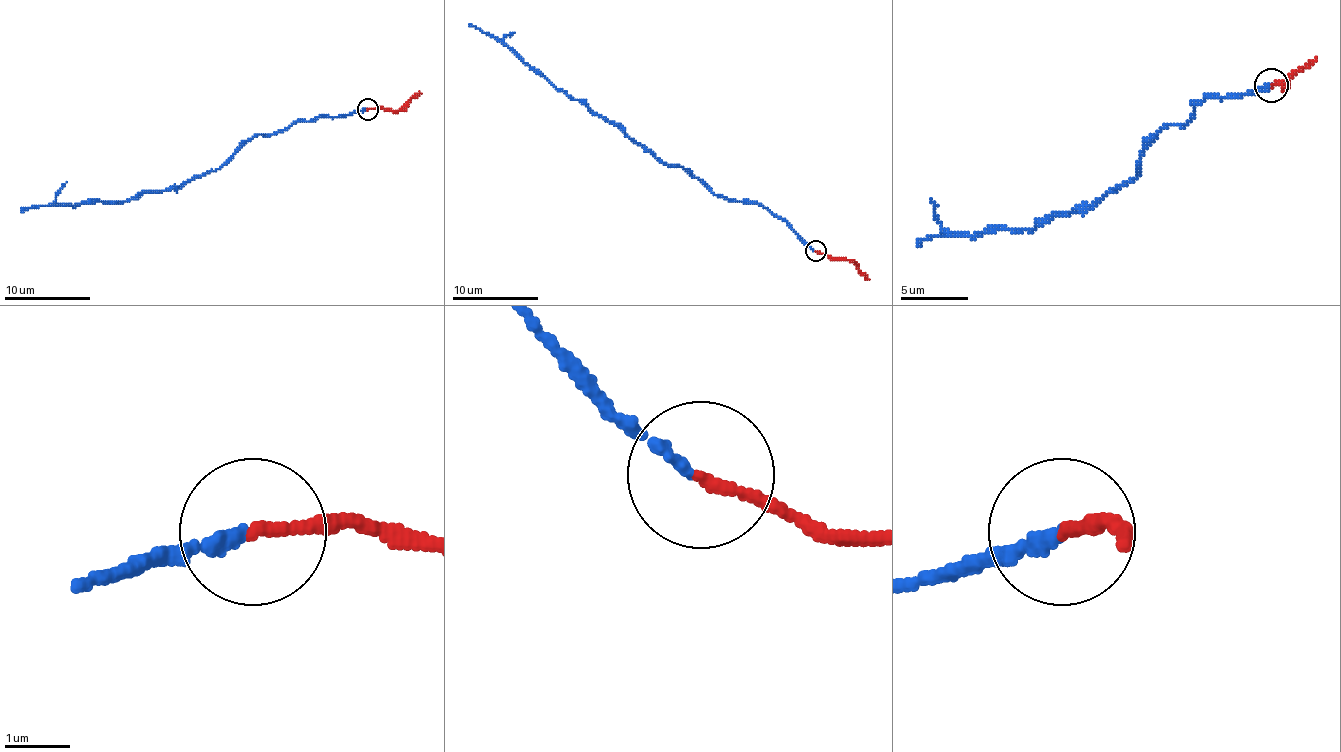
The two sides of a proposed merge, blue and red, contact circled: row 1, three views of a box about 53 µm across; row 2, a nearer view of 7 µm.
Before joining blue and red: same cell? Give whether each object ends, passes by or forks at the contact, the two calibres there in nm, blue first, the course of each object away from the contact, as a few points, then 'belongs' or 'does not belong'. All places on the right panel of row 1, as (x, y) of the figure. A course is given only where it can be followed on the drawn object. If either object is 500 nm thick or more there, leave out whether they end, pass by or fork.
blue ends; red ends; calibres 190 and 180 nm; course blue (1272, 84), (1204, 97), (1140, 155), (1133, 179), (1093, 206), (1052, 212), (1035, 229), (927, 236), (917, 246); course red (1272, 84), (1282, 87), (1316, 60); belongs

